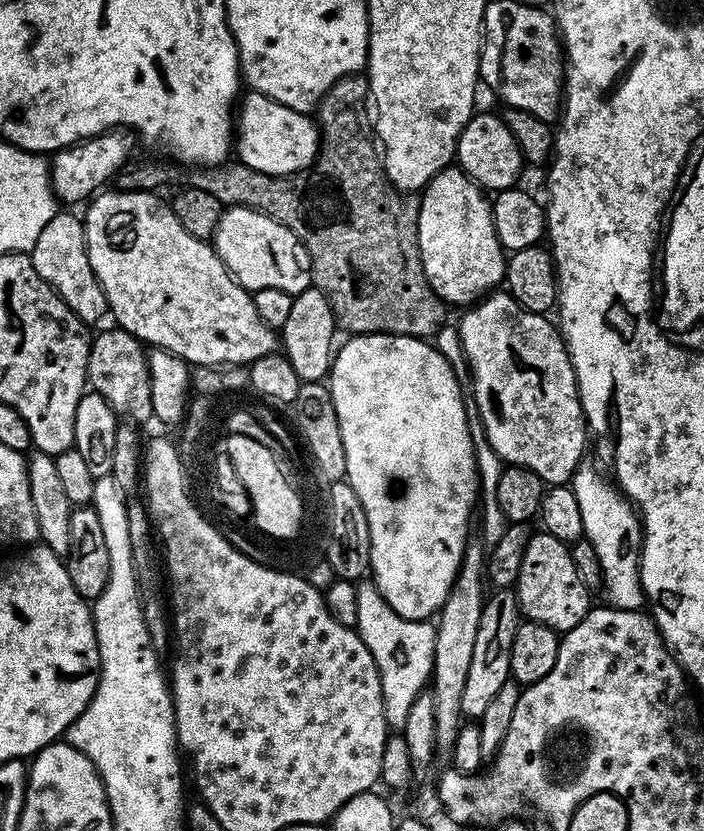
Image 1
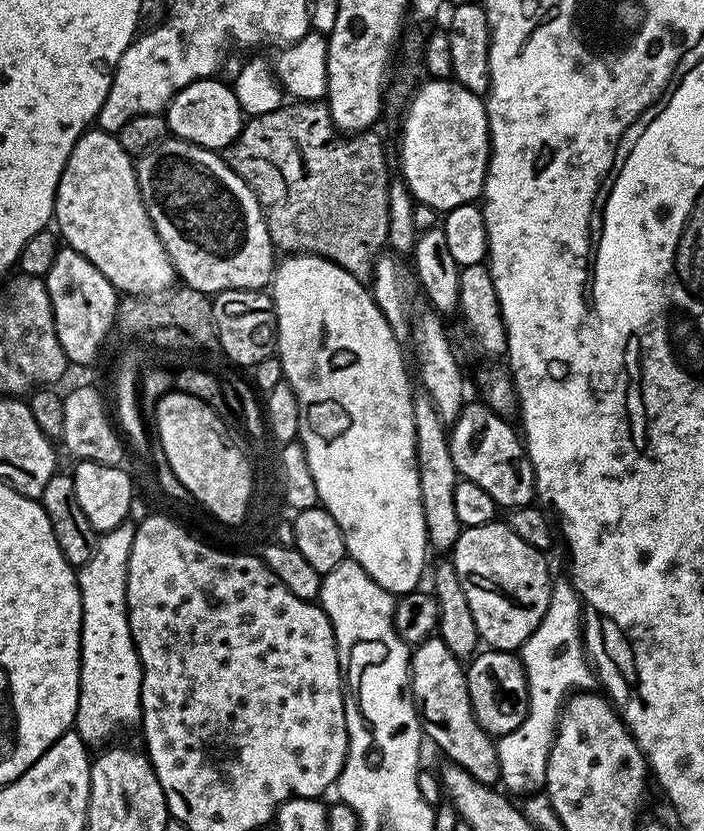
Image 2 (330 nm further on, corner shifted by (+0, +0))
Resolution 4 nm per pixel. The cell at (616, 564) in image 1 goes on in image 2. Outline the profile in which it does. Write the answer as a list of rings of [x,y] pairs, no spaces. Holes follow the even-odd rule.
[[[557,579],[553,583],[550,606],[546,606],[546,614],[542,622],[538,622],[538,630],[526,638],[518,655],[528,679],[526,718],[522,718],[522,726],[518,726],[518,730],[510,730],[510,734],[499,737],[495,746],[500,767],[499,783],[503,791],[533,794],[544,788],[556,727],[560,724],[560,714],[568,697],[577,690],[591,689],[594,684],[592,666],[584,650],[580,595],[571,579]]]

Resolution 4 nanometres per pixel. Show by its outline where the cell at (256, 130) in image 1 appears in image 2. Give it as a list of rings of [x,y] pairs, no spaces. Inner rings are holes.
[[[205,78],[188,84],[167,106],[169,133],[175,139],[189,140],[203,148],[223,150],[236,141],[246,123],[246,115],[238,104],[233,89],[220,78]]]

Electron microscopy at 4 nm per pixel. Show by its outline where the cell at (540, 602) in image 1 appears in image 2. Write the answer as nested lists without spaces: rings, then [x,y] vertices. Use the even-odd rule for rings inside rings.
[[[493,522],[486,526],[474,526],[473,528],[463,529],[460,537],[456,539],[456,545],[452,548],[450,559],[454,570],[458,570],[458,582],[462,582],[462,590],[466,590],[466,598],[470,602],[470,614],[474,614],[474,626],[478,626],[478,634],[481,641],[489,649],[498,652],[516,652],[526,642],[526,638],[530,638],[530,634],[534,634],[534,630],[538,630],[538,622],[542,622],[542,618],[546,614],[546,606],[550,606],[550,594],[552,593],[552,585],[554,576],[548,573],[548,564],[545,553],[539,552],[534,546],[530,546],[530,542],[522,542],[522,538],[518,538],[518,534],[514,534],[514,530],[510,530],[507,523]]]

